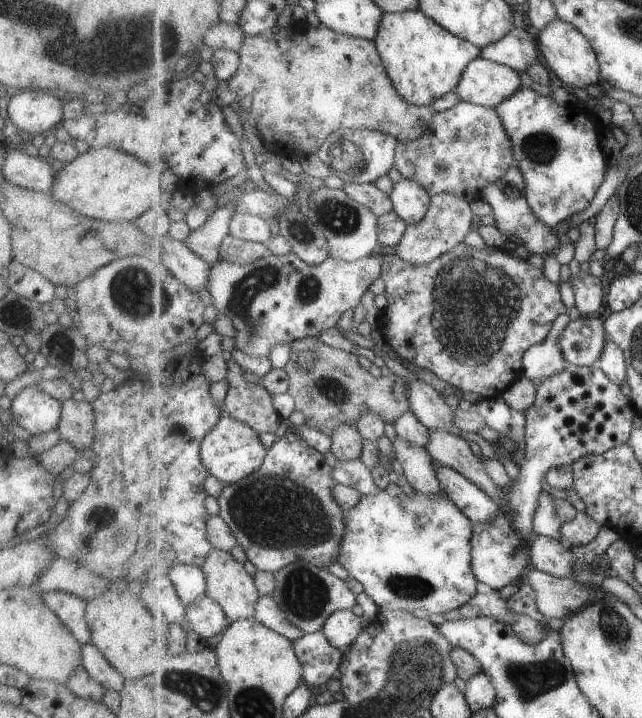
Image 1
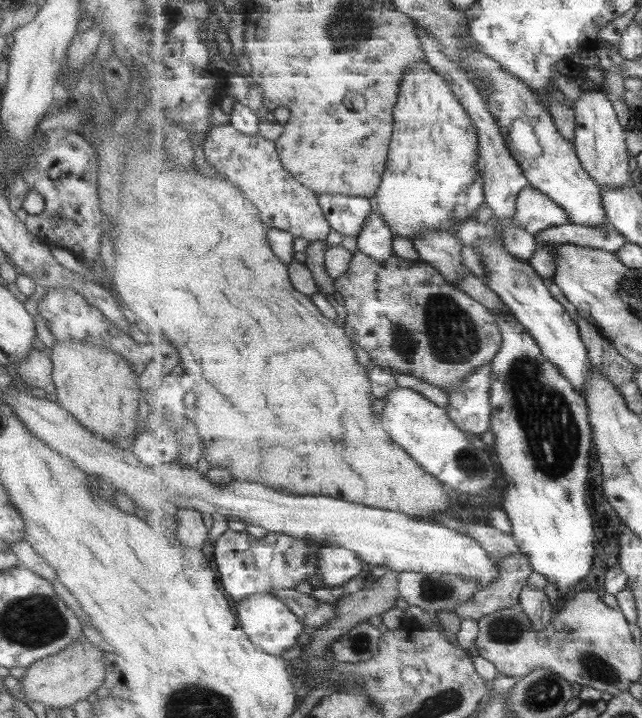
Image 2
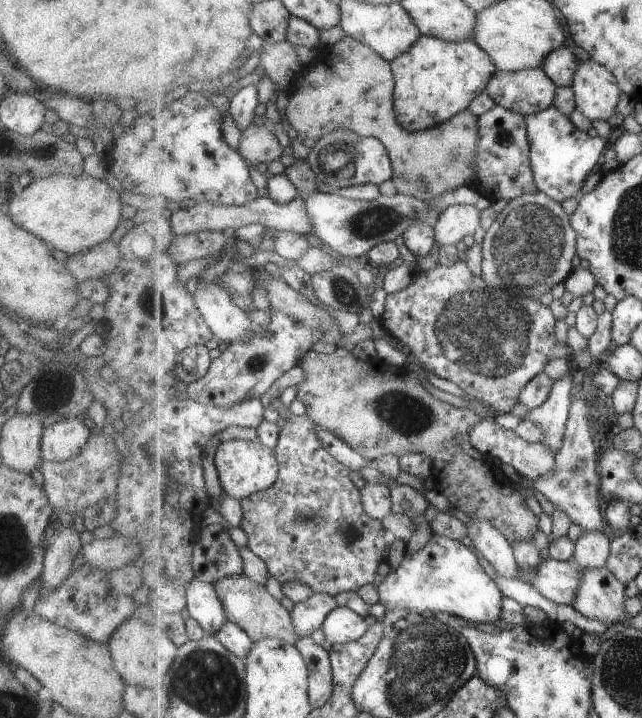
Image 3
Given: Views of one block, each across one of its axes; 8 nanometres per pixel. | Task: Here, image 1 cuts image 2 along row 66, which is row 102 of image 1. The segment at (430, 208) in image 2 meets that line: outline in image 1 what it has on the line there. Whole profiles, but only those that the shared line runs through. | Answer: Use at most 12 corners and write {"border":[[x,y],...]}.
{"border":[[420,9],[385,12],[374,42],[417,105],[455,91],[479,47]]}

